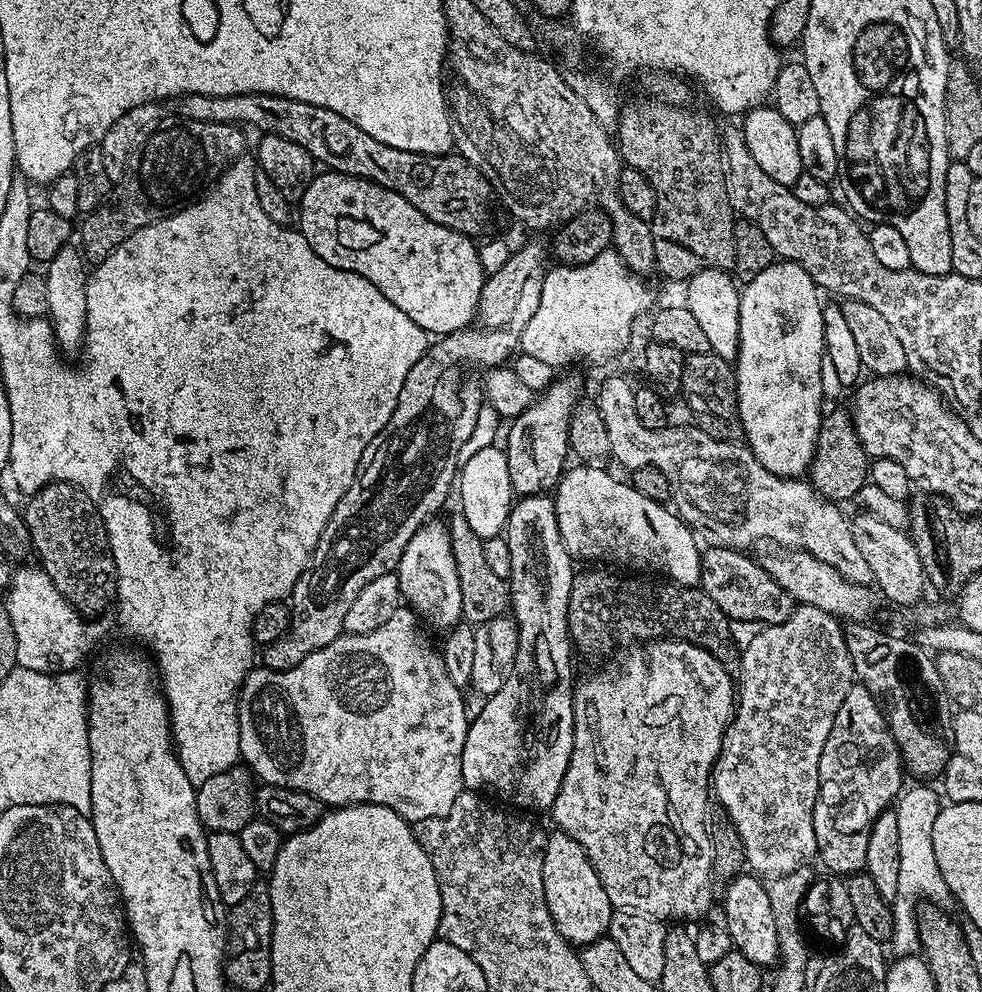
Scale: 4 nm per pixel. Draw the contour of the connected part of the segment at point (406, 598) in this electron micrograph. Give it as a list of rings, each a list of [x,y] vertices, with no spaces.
[[[433,518],[416,531],[414,538],[406,542],[400,565],[395,570],[400,583],[403,603],[416,613],[425,625],[451,630],[462,620],[462,590],[458,586],[458,566],[454,562],[454,550],[450,546],[447,523]]]

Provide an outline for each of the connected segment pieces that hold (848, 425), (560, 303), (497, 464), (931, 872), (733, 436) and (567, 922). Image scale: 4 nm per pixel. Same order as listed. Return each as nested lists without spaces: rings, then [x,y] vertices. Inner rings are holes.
[[[844,407],[830,412],[820,421],[816,453],[810,469],[810,483],[827,500],[835,502],[851,500],[852,502],[857,499],[864,485],[869,483],[870,457],[858,438],[851,411]]]
[[[613,249],[598,254],[590,263],[551,267],[544,276],[538,309],[522,332],[521,353],[544,366],[566,366],[586,358],[598,364],[610,361],[627,348],[638,316],[650,304],[652,294],[642,280],[645,279],[629,270]]]
[[[495,444],[469,458],[468,462],[460,466],[456,494],[460,496],[460,514],[466,518],[467,525],[474,534],[483,540],[501,535],[507,527],[514,503],[507,451]]]
[[[905,787],[894,804],[894,811],[898,814],[898,894],[896,899],[891,901],[894,930],[890,948],[892,947],[896,951],[897,957],[910,956],[920,952],[920,935],[916,921],[918,905],[921,902],[931,902],[940,906],[944,904],[943,900],[947,901],[950,896],[946,882],[938,870],[938,861],[934,859],[934,818],[938,818],[942,807],[941,793],[937,789],[936,792],[932,788]]]
[[[712,351],[690,352],[684,357],[682,386],[680,392],[692,411],[695,427],[701,428],[715,440],[739,441],[744,435],[744,427],[738,414],[738,390],[736,373],[729,361],[718,358]]]
[[[553,831],[544,841],[544,857],[542,858],[542,890],[546,894],[548,909],[552,915],[554,926],[558,934],[573,946],[585,946],[603,937],[610,926],[610,918],[614,911],[610,898],[606,898],[606,890],[582,846],[574,842],[574,838],[567,836],[565,832]]]

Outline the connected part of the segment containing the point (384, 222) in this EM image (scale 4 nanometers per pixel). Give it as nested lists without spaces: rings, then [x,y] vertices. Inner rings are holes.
[[[324,170],[312,177],[306,194],[302,194],[298,202],[298,224],[318,258],[330,262],[330,266],[374,282],[374,286],[378,286],[378,290],[382,290],[382,294],[386,294],[386,298],[390,298],[390,302],[394,302],[394,306],[398,306],[398,310],[402,310],[410,322],[433,337],[449,336],[476,319],[476,307],[486,273],[477,245],[472,245],[475,244],[473,237],[463,236],[426,218],[426,214],[422,214],[398,193],[381,184],[359,180],[357,176]]]

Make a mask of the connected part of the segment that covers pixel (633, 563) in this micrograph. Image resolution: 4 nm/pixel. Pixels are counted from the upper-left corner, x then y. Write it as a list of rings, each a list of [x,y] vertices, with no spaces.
[[[580,466],[577,472],[572,470],[565,471],[560,478],[560,483],[554,489],[554,499],[556,501],[556,517],[558,518],[558,530],[562,534],[562,542],[566,546],[568,553],[572,555],[573,561],[580,560],[605,560],[605,565],[610,564],[629,564],[632,568],[645,568],[648,572],[661,572],[661,577],[667,578],[673,584],[680,584],[683,588],[691,588],[700,583],[700,558],[702,548],[696,545],[697,537],[694,535],[691,528],[682,526],[682,521],[671,507],[659,504],[656,500],[651,500],[644,492],[639,492],[636,488],[624,488],[624,484],[620,480],[615,480],[608,472],[603,472],[600,466]]]

